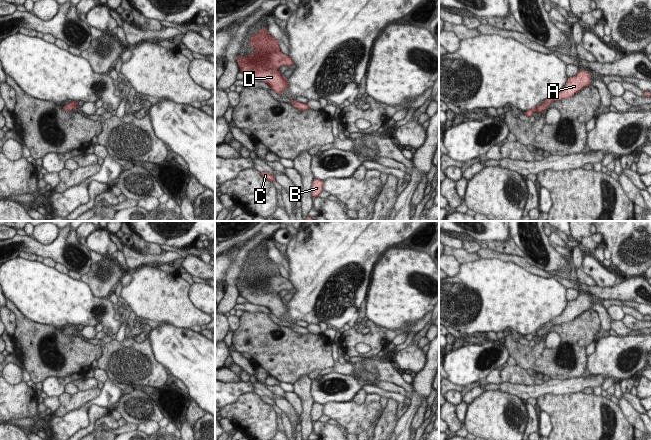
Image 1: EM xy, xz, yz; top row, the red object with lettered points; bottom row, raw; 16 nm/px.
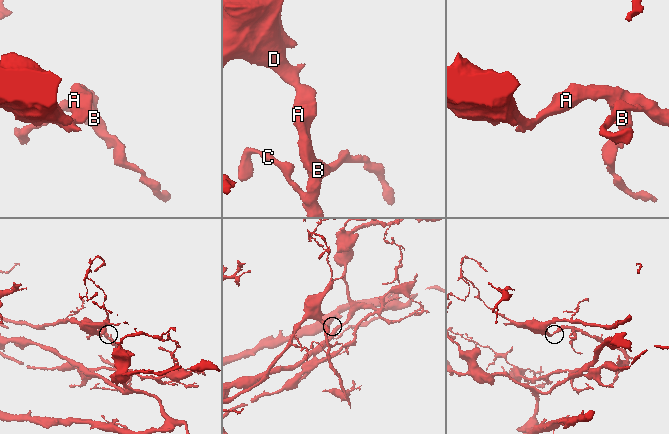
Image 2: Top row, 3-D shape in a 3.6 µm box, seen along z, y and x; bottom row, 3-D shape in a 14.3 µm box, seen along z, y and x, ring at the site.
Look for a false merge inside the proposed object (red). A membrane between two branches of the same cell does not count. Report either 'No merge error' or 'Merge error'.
No merge error.

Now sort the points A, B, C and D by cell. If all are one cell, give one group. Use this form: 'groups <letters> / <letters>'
groups A B C D

